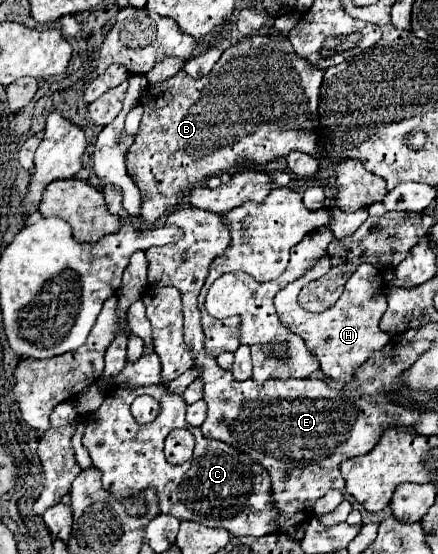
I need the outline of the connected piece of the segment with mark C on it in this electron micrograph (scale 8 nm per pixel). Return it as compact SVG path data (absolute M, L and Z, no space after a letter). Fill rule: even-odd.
M159 384L141 386L141 388L117 388L117 390L109 392L105 396L105 402L97 408L97 412L93 412L89 416L87 428L83 434L83 446L89 450L93 466L97 470L101 470L101 474L103 474L103 486L109 492L113 492L113 496L119 496L119 498L125 498L129 494L137 494L143 488L155 488L161 514L171 514L177 520L195 520L195 522L209 526L209 528L221 526L221 528L229 530L233 536L265 536L265 534L277 532L277 526L275 526L277 510L273 508L271 480L269 480L267 470L263 466L259 466L257 462L253 462L247 454L241 454L239 450L235 450L233 446L201 436L199 428L193 428L185 422L185 406L187 404L185 404L183 396L173 394L167 388L165 388L163 396L161 396L161 392L163 392L163 388ZM141 394L161 396L161 398L157 398L161 410L159 410L157 418L149 424L139 424L131 416L131 410L129 410L133 398L137 398ZM175 428L187 428L195 436L195 454L193 454L191 462L185 462L181 466L167 464L167 460L163 456L163 440Z

